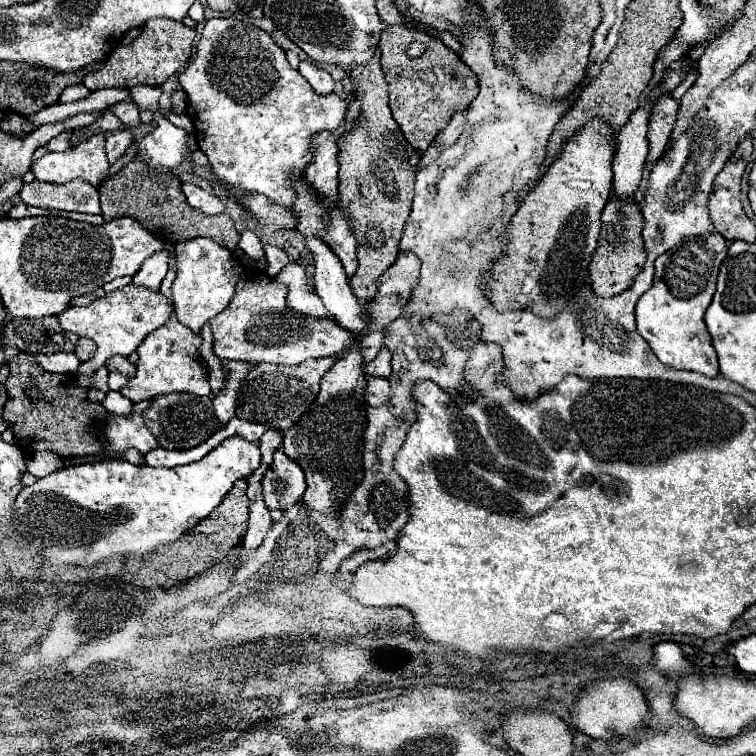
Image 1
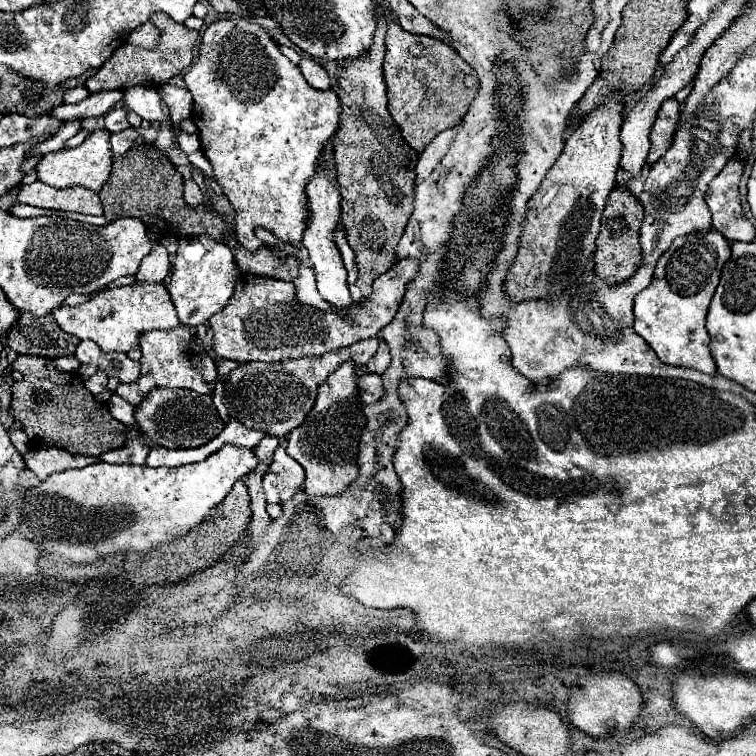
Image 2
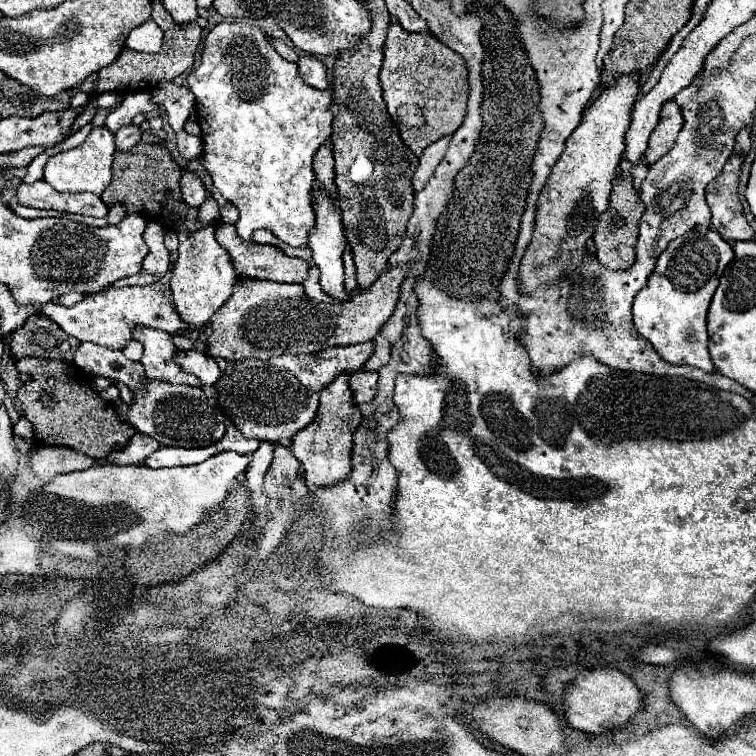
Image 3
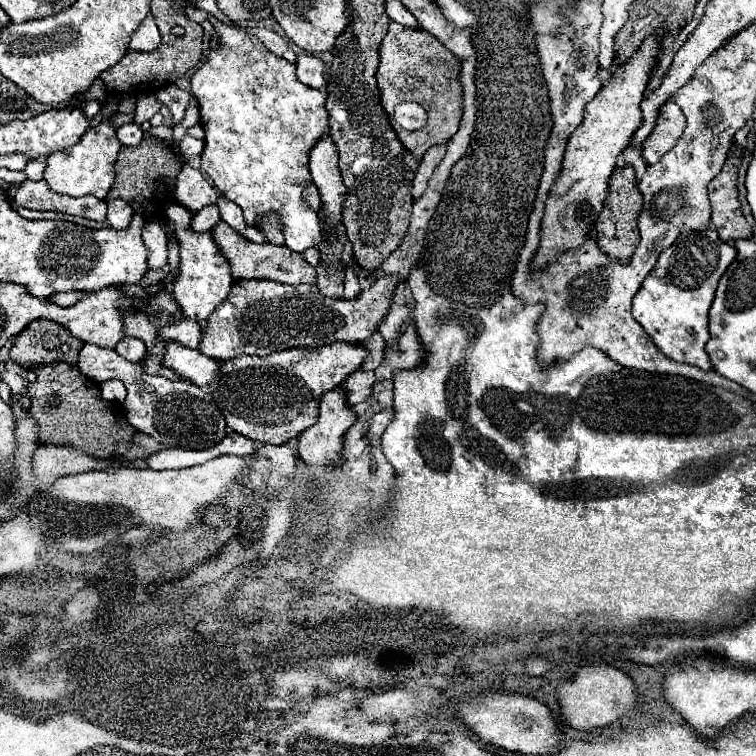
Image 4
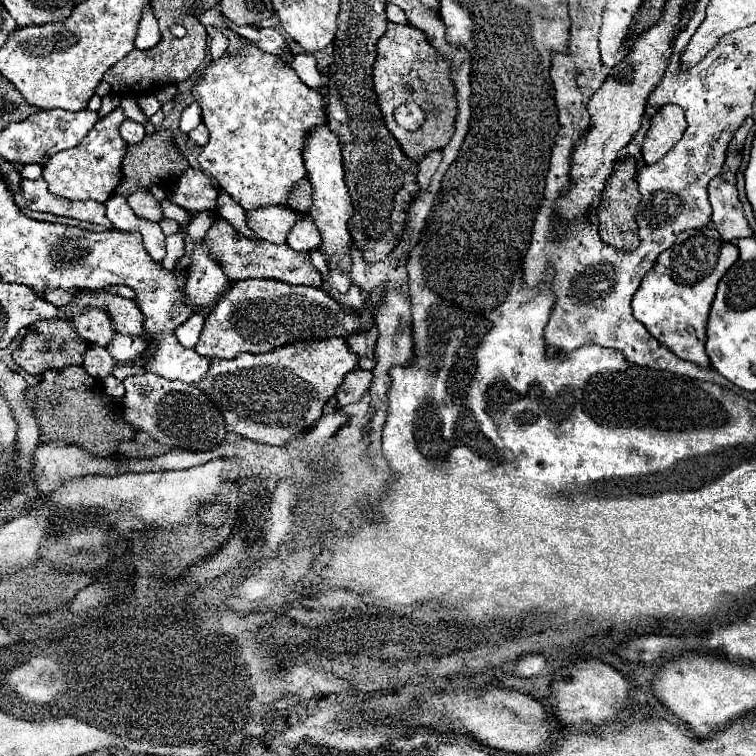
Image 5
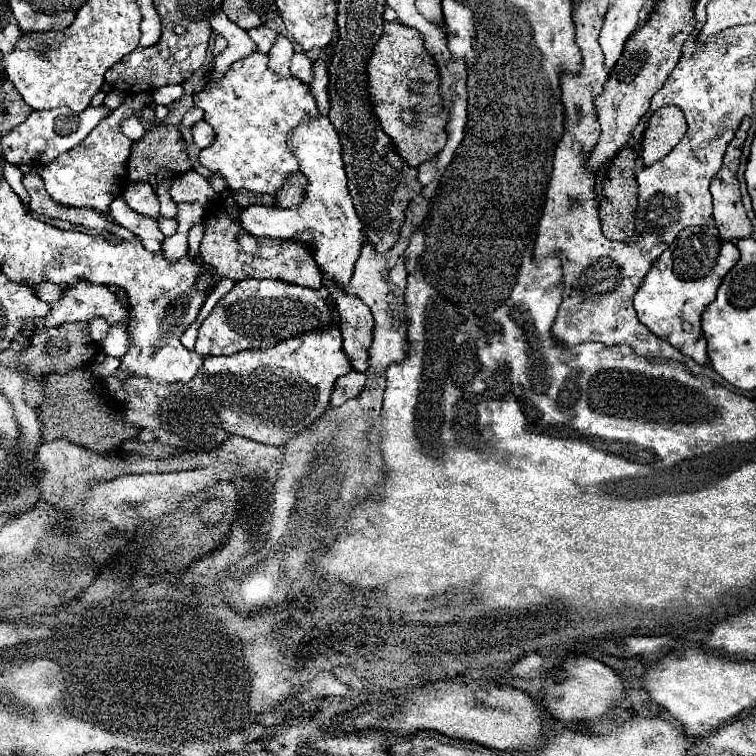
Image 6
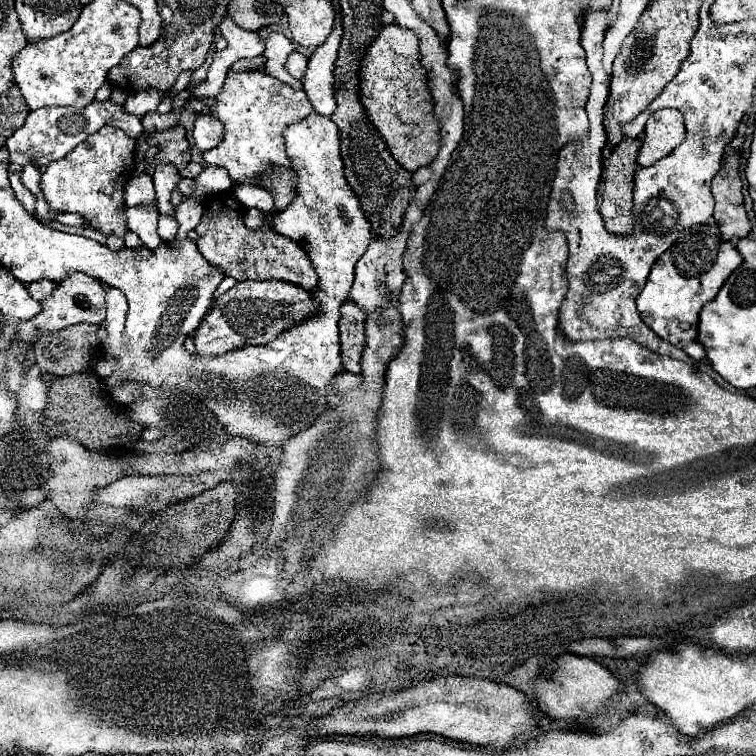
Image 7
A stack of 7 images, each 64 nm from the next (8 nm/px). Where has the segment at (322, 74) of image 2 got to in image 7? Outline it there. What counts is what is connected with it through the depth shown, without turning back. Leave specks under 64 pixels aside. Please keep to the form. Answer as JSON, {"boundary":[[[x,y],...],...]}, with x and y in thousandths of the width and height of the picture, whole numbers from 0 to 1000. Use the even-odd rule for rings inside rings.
{"boundary":[[[386,69],[386,71],[381,74],[378,93],[381,93],[389,103],[399,106],[402,98],[405,98],[405,90],[407,90],[407,77],[405,77],[402,71],[397,71],[397,69]]]}

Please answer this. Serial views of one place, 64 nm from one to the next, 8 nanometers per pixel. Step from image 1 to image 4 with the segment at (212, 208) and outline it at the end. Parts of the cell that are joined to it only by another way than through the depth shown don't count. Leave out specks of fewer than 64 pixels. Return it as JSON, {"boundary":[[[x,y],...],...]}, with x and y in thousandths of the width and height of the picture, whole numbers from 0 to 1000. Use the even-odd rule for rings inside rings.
{"boundary":[[[243,217],[233,241],[233,265],[251,280],[262,280],[272,270],[286,267],[286,251],[259,222]]]}

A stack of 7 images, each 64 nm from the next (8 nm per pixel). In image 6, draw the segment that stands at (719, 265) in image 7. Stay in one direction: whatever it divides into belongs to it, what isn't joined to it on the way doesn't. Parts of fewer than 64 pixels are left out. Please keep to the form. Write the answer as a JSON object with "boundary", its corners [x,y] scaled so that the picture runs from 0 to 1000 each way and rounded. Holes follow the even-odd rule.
{"boundary":[[[944,299],[902,304],[892,323],[886,323],[862,349],[847,384],[839,389],[844,423],[862,442],[897,460],[905,471],[913,471],[923,481],[934,481],[934,447],[929,444],[926,421],[934,405],[947,394],[947,384],[958,362],[976,347],[976,341],[976,328],[968,320],[952,320]]]}

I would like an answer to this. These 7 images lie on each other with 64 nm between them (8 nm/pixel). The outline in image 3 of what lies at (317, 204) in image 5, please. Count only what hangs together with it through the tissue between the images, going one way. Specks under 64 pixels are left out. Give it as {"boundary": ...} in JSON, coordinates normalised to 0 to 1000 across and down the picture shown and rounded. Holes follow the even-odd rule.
{"boundary":[[[429,190],[421,204],[415,206],[415,228],[418,228],[418,238],[426,241],[431,246],[431,251],[444,251],[442,243],[442,206],[434,190]]]}

